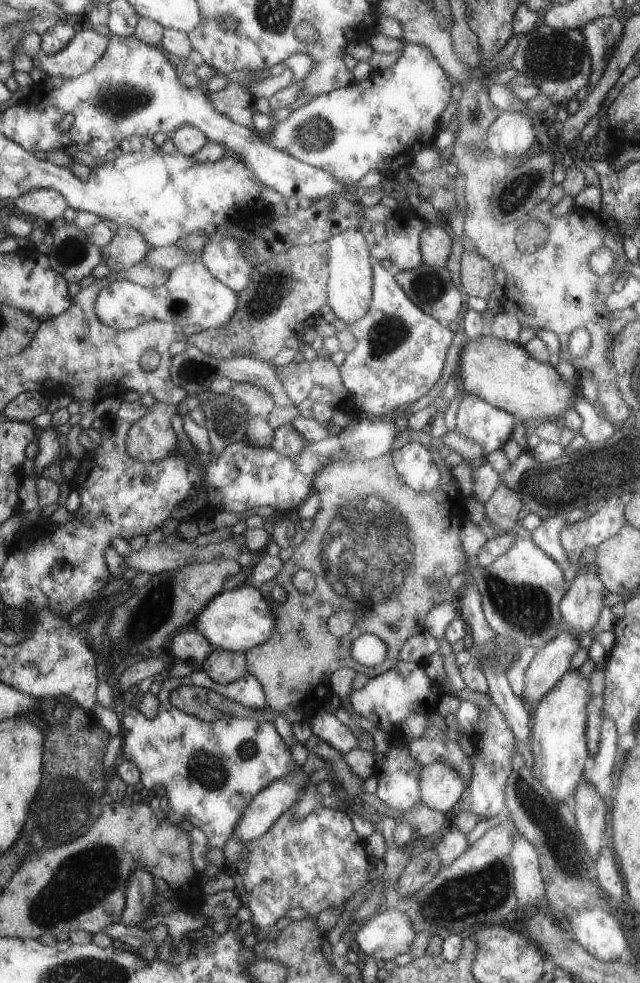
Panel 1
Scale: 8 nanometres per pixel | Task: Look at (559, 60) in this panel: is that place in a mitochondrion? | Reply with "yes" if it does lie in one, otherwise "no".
yes

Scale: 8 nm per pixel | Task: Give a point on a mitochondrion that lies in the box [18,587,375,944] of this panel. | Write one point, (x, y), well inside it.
(86, 875)

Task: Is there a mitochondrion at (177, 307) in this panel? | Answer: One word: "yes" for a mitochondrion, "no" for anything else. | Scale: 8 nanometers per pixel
no

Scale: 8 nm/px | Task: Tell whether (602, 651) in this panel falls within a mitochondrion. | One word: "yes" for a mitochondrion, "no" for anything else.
no

